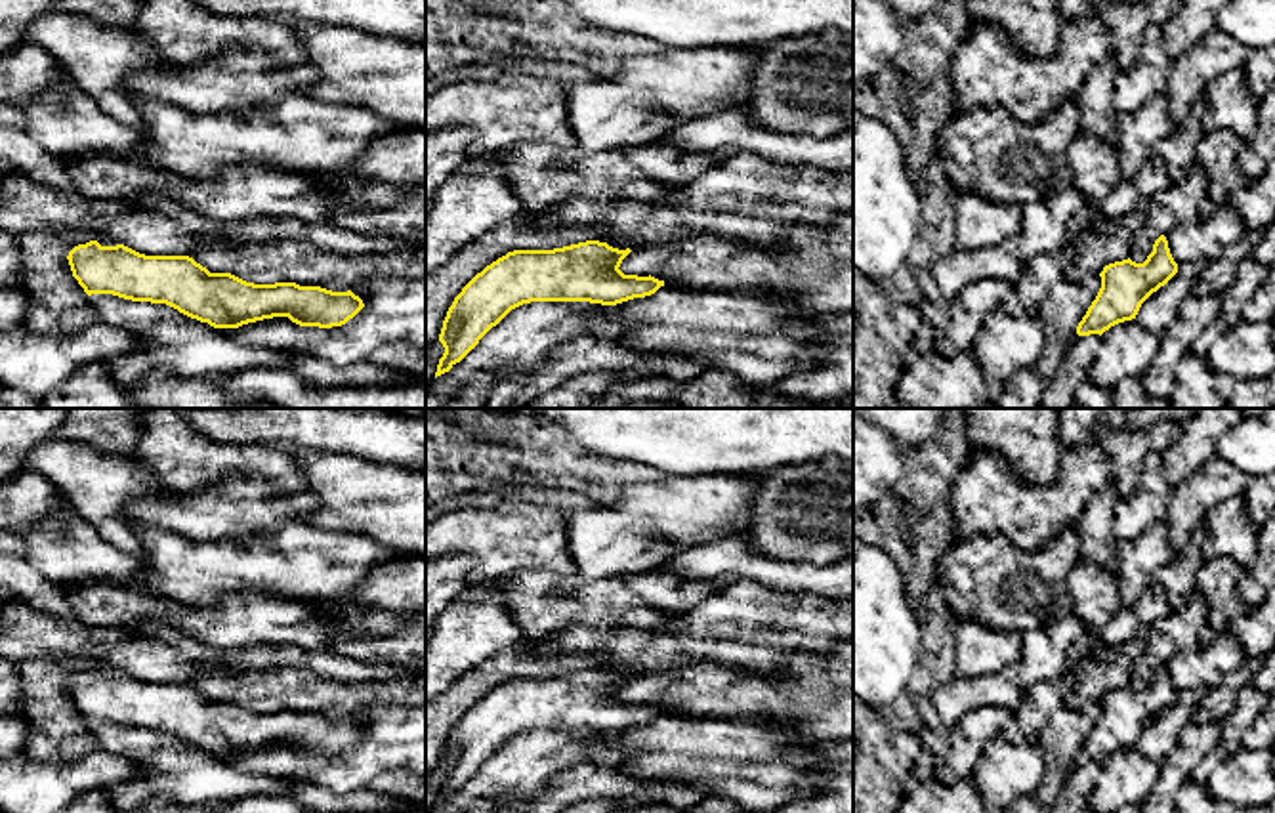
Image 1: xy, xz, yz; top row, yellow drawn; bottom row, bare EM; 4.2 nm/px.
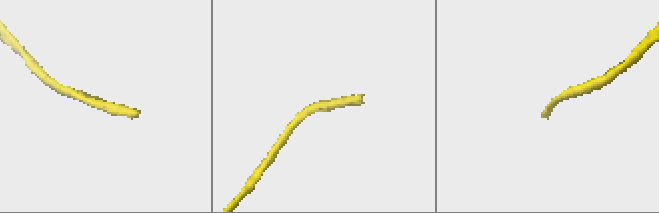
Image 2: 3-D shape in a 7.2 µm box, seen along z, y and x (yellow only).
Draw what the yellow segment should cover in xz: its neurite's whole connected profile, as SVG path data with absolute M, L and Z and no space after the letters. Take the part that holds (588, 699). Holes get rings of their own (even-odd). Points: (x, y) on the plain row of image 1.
M586 668L554 678L513 678L477 700L447 739L439 769L445 775L435 805L460 790L479 767L512 737L531 729L590 729L617 733L655 721L664 708L624 702L618 695L632 678L618 678L599 668Z

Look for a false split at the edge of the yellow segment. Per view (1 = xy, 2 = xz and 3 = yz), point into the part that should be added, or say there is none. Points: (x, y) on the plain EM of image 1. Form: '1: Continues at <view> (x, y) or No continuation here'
1: No continuation here
2: No continuation here
3: No continuation here

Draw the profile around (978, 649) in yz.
M975 620L951 622L954 639L954 676L979 678L1019 664L1023 657L1023 634L993 630Z

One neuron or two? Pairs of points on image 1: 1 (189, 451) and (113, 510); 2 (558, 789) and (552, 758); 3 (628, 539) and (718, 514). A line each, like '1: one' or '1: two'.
1: two
2: two
3: one

